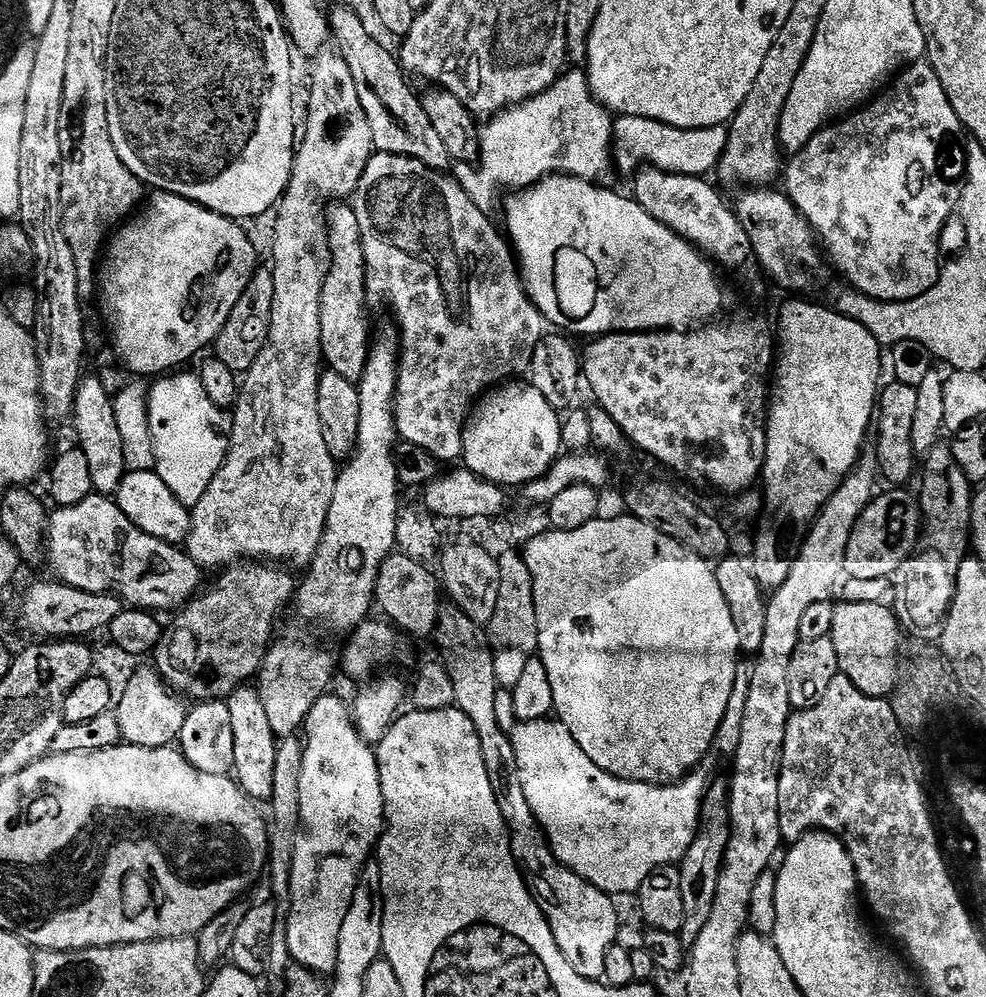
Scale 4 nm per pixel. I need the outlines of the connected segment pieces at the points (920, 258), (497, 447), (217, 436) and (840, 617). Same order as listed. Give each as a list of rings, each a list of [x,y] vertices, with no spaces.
[[[927,62],[909,64],[867,106],[845,115],[816,132],[803,152],[795,153],[789,159],[792,160],[789,164],[787,161],[782,172],[782,188],[788,199],[792,201],[792,205],[800,211],[800,215],[808,219],[812,231],[822,241],[826,256],[828,251],[828,256],[836,263],[837,270],[852,283],[849,285],[855,291],[863,296],[869,296],[872,300],[913,300],[934,287],[940,277],[942,267],[940,231],[947,226],[949,220],[953,219],[960,203],[960,195],[964,192],[966,147],[964,148],[963,140],[966,140],[966,136],[962,131],[960,119],[954,114],[954,108],[946,98],[946,90],[942,90],[942,82],[938,82],[938,74],[932,69],[932,65]]]
[[[505,382],[487,392],[480,397],[478,403],[473,407],[468,423],[464,426],[464,454],[462,457],[463,467],[467,468],[469,472],[475,474],[475,476],[480,476],[484,480],[489,480],[495,484],[501,486],[509,486],[508,484],[517,484],[517,486],[523,486],[534,482],[538,478],[542,478],[548,473],[552,465],[560,459],[562,455],[562,430],[560,425],[562,423],[562,416],[557,409],[550,406],[550,402],[546,402],[546,398],[542,398],[542,394],[538,394],[536,387],[531,384],[531,382]]]
[[[188,370],[165,375],[151,385],[148,417],[155,444],[154,470],[183,504],[195,506],[228,456],[230,424],[225,409],[216,408],[214,402],[206,398],[199,375],[195,371],[184,371]]]
[[[837,603],[831,637],[838,654],[840,675],[850,678],[850,682],[854,682],[862,694],[891,697],[902,679],[900,636],[900,619],[887,603]]]

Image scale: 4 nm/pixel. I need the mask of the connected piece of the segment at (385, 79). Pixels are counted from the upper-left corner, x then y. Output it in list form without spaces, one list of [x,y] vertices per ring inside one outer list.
[[[336,8],[327,13],[327,18],[331,39],[336,39],[335,51],[340,53],[346,66],[350,66],[350,74],[354,74],[354,87],[358,89],[362,110],[366,110],[370,134],[374,134],[375,151],[409,156],[431,168],[447,169],[450,159],[445,143],[423,109],[421,97],[412,93],[408,85],[409,77],[401,68],[393,49],[391,52],[386,45],[379,44],[372,37],[371,30],[364,25],[363,18],[352,8]]]

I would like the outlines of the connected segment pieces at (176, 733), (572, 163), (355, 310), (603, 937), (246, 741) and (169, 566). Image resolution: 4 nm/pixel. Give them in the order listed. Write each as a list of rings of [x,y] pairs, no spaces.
[[[140,666],[127,680],[128,685],[121,696],[119,693],[118,703],[114,708],[120,726],[121,741],[147,748],[167,748],[175,745],[180,739],[180,731],[189,713],[189,709],[184,708],[185,701],[168,687],[155,667]]]
[[[572,70],[565,71],[560,77],[552,83],[542,94],[538,94],[534,98],[530,98],[526,102],[516,104],[513,108],[505,108],[503,112],[496,113],[487,121],[488,124],[479,129],[480,135],[480,158],[478,161],[479,167],[484,167],[481,170],[480,176],[476,176],[470,183],[470,191],[472,194],[472,200],[474,203],[481,206],[487,205],[487,200],[492,200],[496,196],[496,192],[492,188],[512,188],[508,190],[523,190],[525,188],[531,188],[533,184],[537,184],[539,180],[544,179],[546,176],[555,176],[557,174],[562,176],[576,176],[580,180],[590,180],[593,182],[599,181],[599,176],[604,176],[608,172],[608,167],[611,169],[614,164],[614,120],[610,115],[607,108],[604,108],[597,102],[592,96],[592,91],[588,85],[588,77],[583,71]]]
[[[333,203],[326,215],[328,247],[332,249],[332,258],[328,265],[328,275],[324,277],[324,289],[320,291],[324,364],[331,371],[356,382],[366,370],[370,347],[368,320],[364,317],[364,303],[369,303],[370,297],[364,278],[362,230],[358,226],[358,214],[354,214],[351,203]]]
[[[444,606],[440,610],[440,621],[436,623],[435,640],[440,647],[439,659],[450,674],[450,682],[454,682],[455,707],[466,714],[466,718],[474,722],[474,730],[478,730],[486,774],[490,774],[490,786],[494,786],[494,794],[508,827],[512,853],[520,867],[520,873],[524,875],[532,897],[538,902],[554,934],[554,942],[558,942],[558,948],[562,950],[562,954],[566,954],[566,962],[570,962],[570,966],[574,966],[574,970],[578,970],[582,978],[603,981],[606,956],[612,948],[617,947],[616,935],[620,932],[620,916],[616,913],[615,902],[612,901],[615,899],[609,893],[598,890],[598,886],[586,883],[578,874],[558,862],[548,844],[548,837],[526,798],[526,790],[522,790],[522,778],[512,737],[498,726],[497,711],[494,710],[498,685],[489,637],[485,629],[475,624],[461,608]]]
[[[252,686],[236,688],[226,700],[234,733],[233,768],[237,784],[254,802],[271,801],[274,790],[274,769],[278,741],[267,720],[259,691]]]
[[[93,494],[78,502],[78,506],[57,507],[55,511],[48,521],[46,552],[49,557],[52,555],[52,568],[60,575],[57,577],[71,588],[87,592],[115,593],[125,605],[155,610],[160,614],[183,608],[201,591],[202,569],[191,560],[187,551],[181,550],[177,545],[162,542],[134,526],[134,522],[130,522],[130,518],[122,514],[115,499]]]

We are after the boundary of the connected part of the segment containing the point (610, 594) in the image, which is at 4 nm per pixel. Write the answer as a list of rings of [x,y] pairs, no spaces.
[[[623,515],[616,516],[613,520],[597,518],[578,527],[578,530],[549,530],[524,545],[522,555],[530,570],[534,586],[534,610],[538,618],[538,659],[550,674],[555,715],[566,726],[566,730],[574,734],[574,742],[582,746],[590,762],[620,780],[643,784],[674,784],[697,771],[704,755],[717,743],[724,715],[734,694],[738,675],[736,667],[742,659],[738,630],[734,626],[734,617],[730,614],[726,594],[722,594],[722,586],[718,586],[715,567],[682,546],[672,536],[667,536],[634,515]]]

